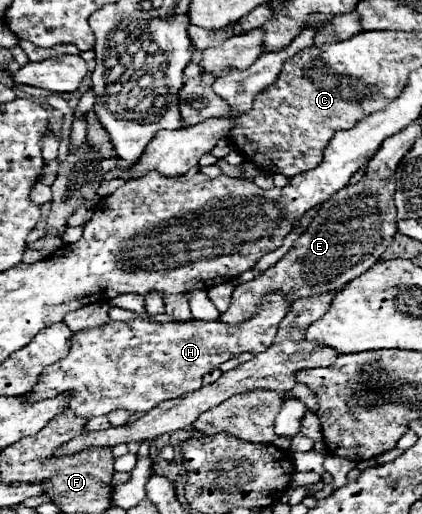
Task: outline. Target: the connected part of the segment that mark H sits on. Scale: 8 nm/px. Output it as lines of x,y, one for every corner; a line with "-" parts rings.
269,293
265,295
259,313
239,325
225,325
223,321
187,321
187,323
159,323
159,321
151,321
147,311
145,311
145,303
141,295
121,295
111,299
113,305
131,309
133,313
137,313
137,319
131,321
109,321
103,327
97,329
83,329
73,333
71,337
71,351
65,359
49,365
49,369
45,369
45,373
41,373
37,385
23,395
23,399
27,403
37,403
49,397
57,397
59,393
67,393
69,395
69,407
85,419
97,417
97,415
107,415
115,409
129,409
135,413
147,413
149,409
153,409
155,405
159,405
161,401
167,399
175,399
181,397
185,393
197,391
203,381
201,377
213,369
219,367
223,361
237,357
241,353
263,353
275,339
277,327
281,323
281,319
289,313
291,305
285,301
283,293

